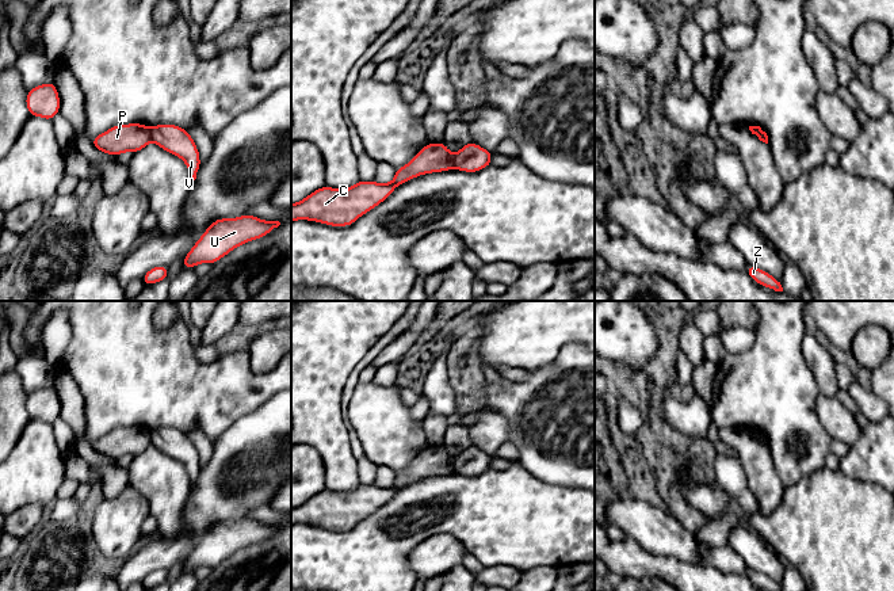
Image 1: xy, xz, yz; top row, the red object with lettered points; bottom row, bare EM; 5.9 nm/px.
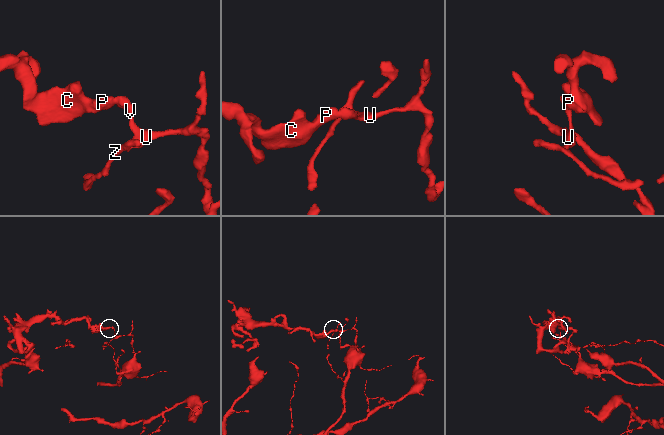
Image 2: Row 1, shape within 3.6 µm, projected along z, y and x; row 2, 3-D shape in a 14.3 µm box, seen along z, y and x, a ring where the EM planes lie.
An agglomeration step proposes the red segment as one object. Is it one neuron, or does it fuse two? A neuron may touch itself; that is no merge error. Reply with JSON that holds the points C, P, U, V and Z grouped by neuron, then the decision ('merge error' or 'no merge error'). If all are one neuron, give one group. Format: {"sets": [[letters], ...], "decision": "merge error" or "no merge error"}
{"sets": [["C", "P"], ["U", "V", "Z"]], "decision": "merge error"}

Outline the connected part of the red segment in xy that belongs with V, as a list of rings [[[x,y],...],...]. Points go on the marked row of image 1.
[[[169,123],[156,125],[149,129],[152,141],[154,141],[165,152],[180,157],[186,163],[192,183],[199,172],[200,157],[188,131]]]

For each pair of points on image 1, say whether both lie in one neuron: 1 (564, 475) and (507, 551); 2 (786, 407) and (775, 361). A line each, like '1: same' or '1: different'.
1: different
2: same

